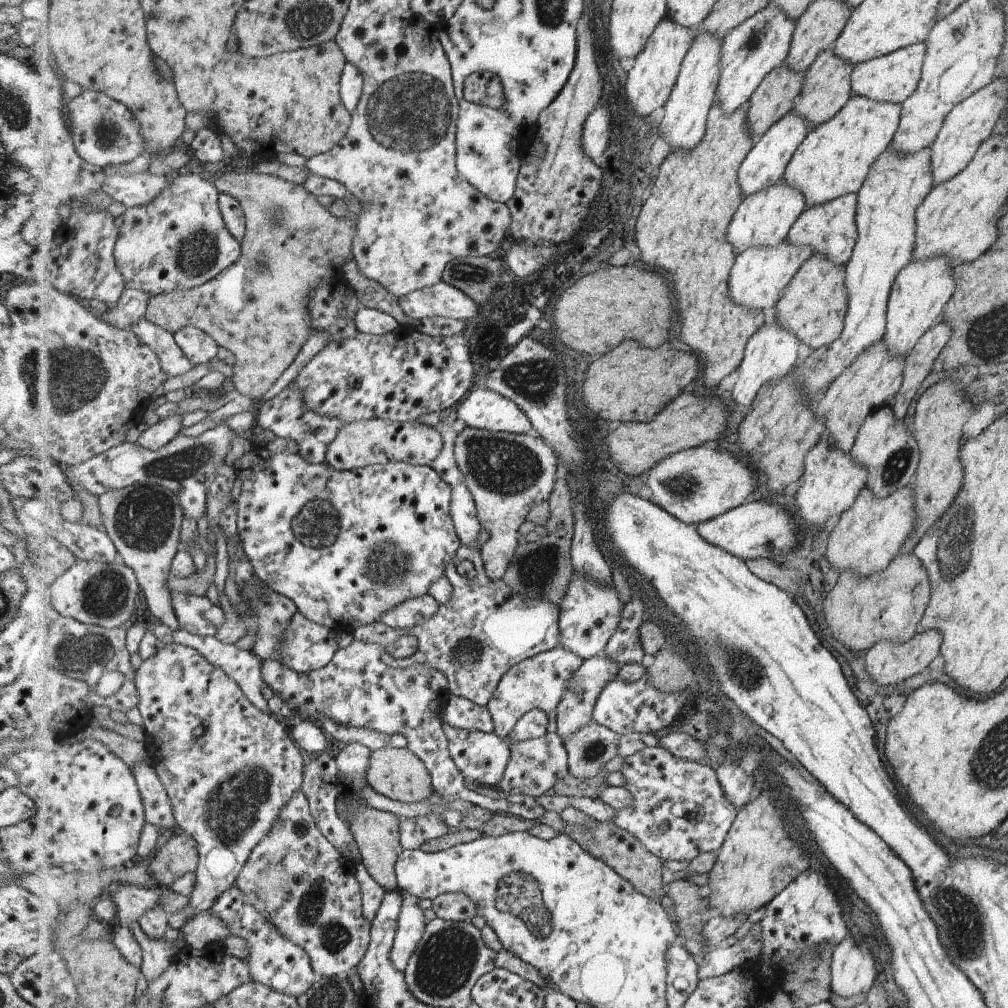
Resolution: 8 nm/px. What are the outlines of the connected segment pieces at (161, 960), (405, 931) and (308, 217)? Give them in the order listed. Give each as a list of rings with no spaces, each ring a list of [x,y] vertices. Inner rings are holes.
[[[138,922],[129,925],[133,930],[137,942],[140,942],[143,948],[142,973],[149,982],[155,982],[161,978],[161,974],[165,974],[165,970],[171,968],[171,964],[180,956],[180,951],[186,946],[186,942],[182,932],[178,936],[175,943],[163,940],[151,940],[143,927]]]
[[[417,896],[404,897],[395,946],[391,950],[391,960],[401,972],[405,972],[405,968],[407,968],[413,952],[417,950],[417,945],[423,940],[423,934],[427,928],[425,914],[419,908],[418,901]]]
[[[225,169],[212,180],[219,193],[233,196],[244,210],[246,233],[241,258],[213,280],[192,290],[177,289],[173,294],[153,295],[144,316],[149,322],[155,322],[173,334],[184,327],[195,326],[213,336],[220,346],[226,347],[235,356],[235,392],[259,402],[278,383],[313,336],[307,296],[323,280],[344,274],[345,264],[354,252],[359,216],[365,208],[359,199],[349,193],[345,201],[350,205],[351,214],[337,218],[319,204],[315,194],[311,194],[305,184],[294,184],[270,174],[239,174],[237,170]],[[315,242],[321,242],[321,252],[315,252]]]

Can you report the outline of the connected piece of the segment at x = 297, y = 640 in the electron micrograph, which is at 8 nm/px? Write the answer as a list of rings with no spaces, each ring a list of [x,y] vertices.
[[[297,612],[281,636],[280,662],[303,674],[321,670],[340,649],[335,635],[330,628]]]

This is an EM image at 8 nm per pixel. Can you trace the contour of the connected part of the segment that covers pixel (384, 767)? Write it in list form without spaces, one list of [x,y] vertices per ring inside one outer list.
[[[392,745],[372,751],[369,770],[369,785],[379,794],[399,802],[421,802],[432,796],[434,786],[430,770],[421,755],[409,747],[393,748]]]

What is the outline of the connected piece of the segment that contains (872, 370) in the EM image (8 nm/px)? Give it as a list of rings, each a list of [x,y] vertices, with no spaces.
[[[881,338],[871,348],[867,348],[846,372],[835,379],[819,399],[816,407],[817,416],[825,418],[828,429],[826,434],[830,435],[845,452],[851,452],[867,416],[892,400],[898,392],[903,380],[904,357],[889,354]]]

